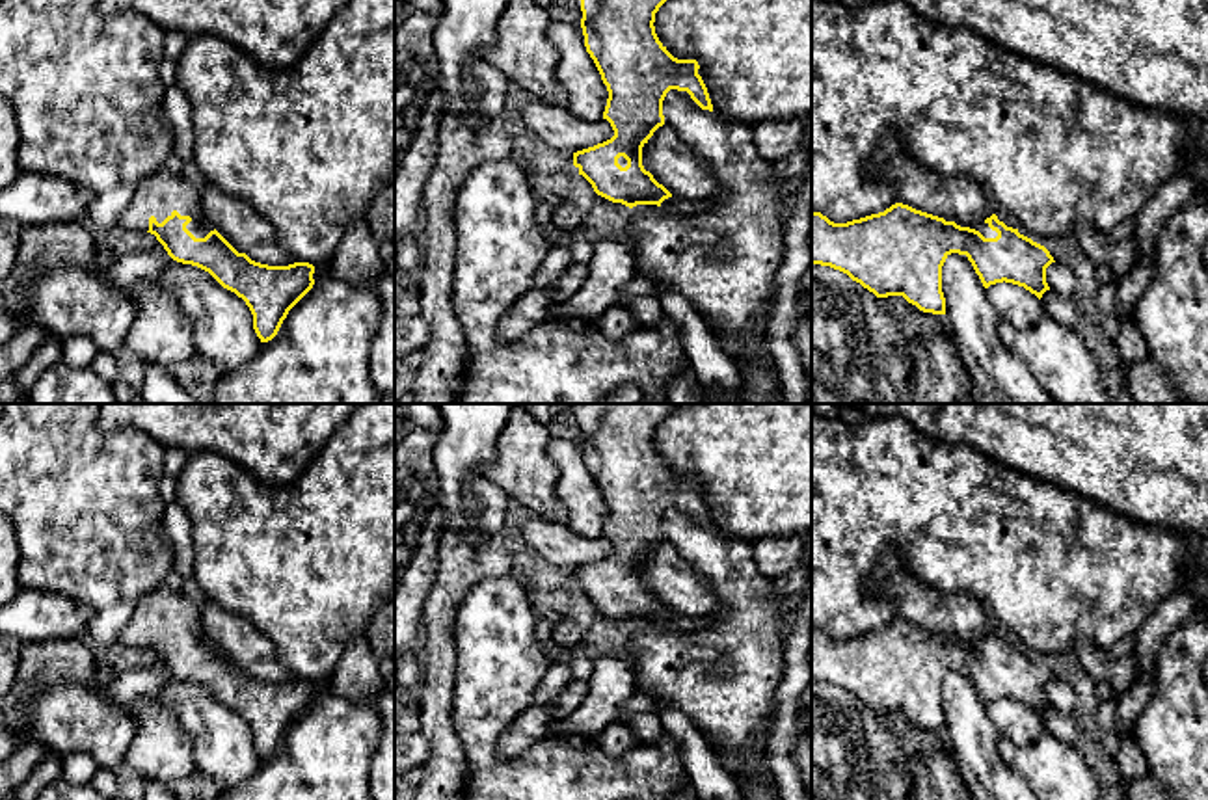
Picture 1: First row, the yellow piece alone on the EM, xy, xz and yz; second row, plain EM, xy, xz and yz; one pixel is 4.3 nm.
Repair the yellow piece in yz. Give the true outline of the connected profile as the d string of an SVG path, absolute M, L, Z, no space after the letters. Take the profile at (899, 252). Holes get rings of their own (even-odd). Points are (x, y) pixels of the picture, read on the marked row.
M903 203L847 223L812 212L812 264L847 273L877 298L903 296L923 313L946 314L942 266L951 253L968 257L985 288L1005 281L1024 287L1039 300L1050 290L1046 268L1055 262L1050 251L1007 227L996 214L970 229Z

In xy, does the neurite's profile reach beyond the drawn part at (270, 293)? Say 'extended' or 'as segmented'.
extended

